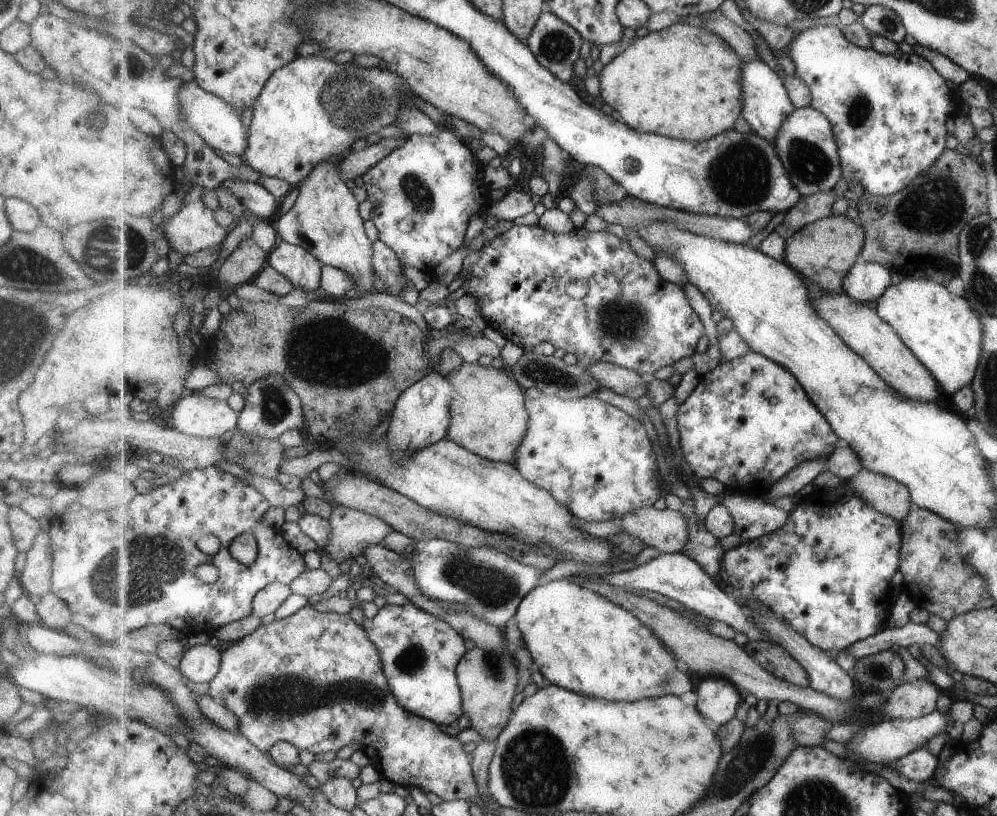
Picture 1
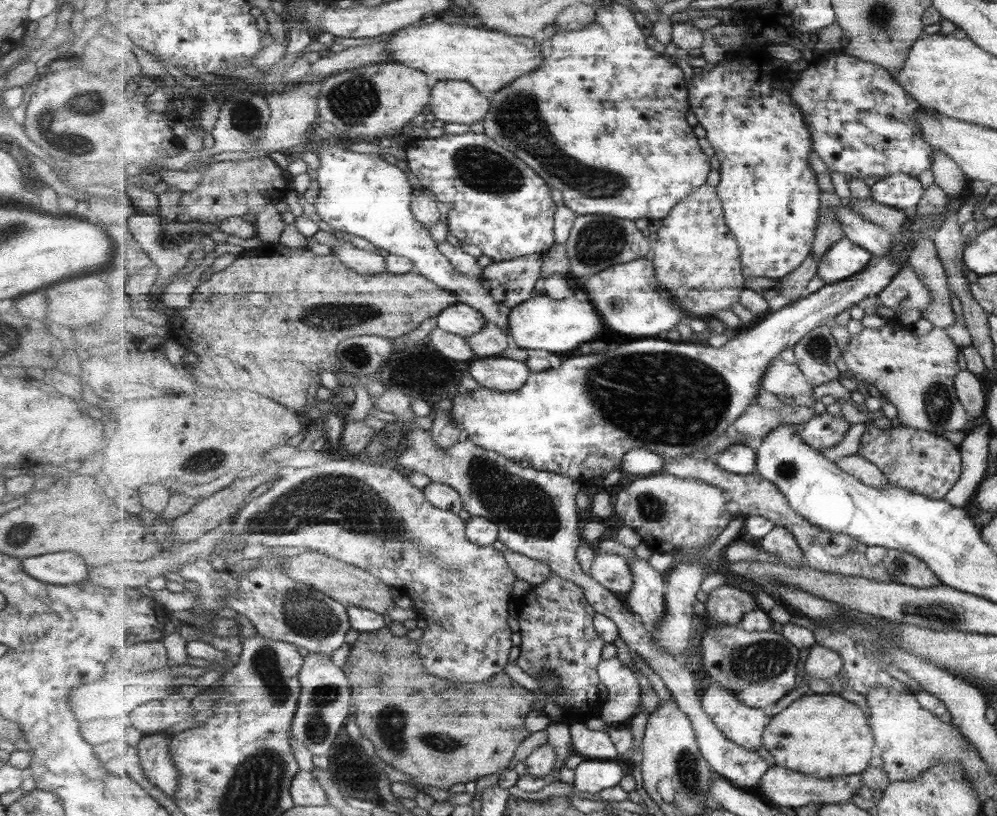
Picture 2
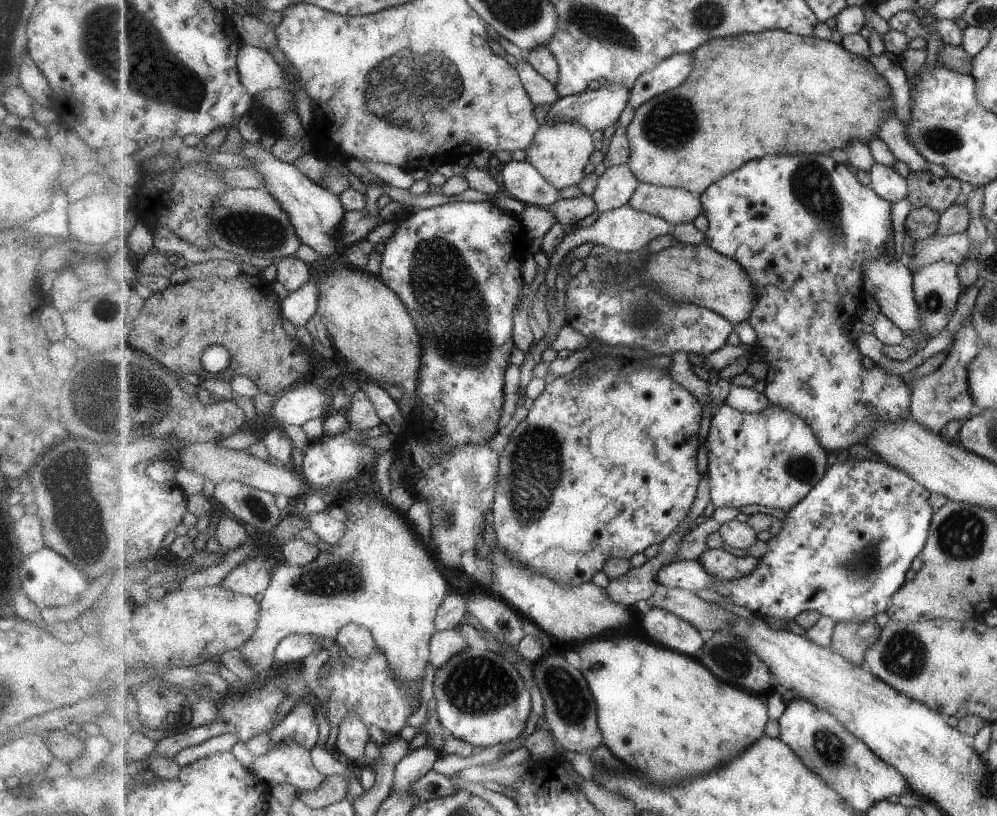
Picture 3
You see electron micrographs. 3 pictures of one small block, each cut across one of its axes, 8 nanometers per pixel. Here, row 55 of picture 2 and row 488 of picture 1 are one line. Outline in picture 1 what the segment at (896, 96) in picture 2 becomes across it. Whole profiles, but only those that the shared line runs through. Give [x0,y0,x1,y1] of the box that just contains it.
[715,482,903,654]

